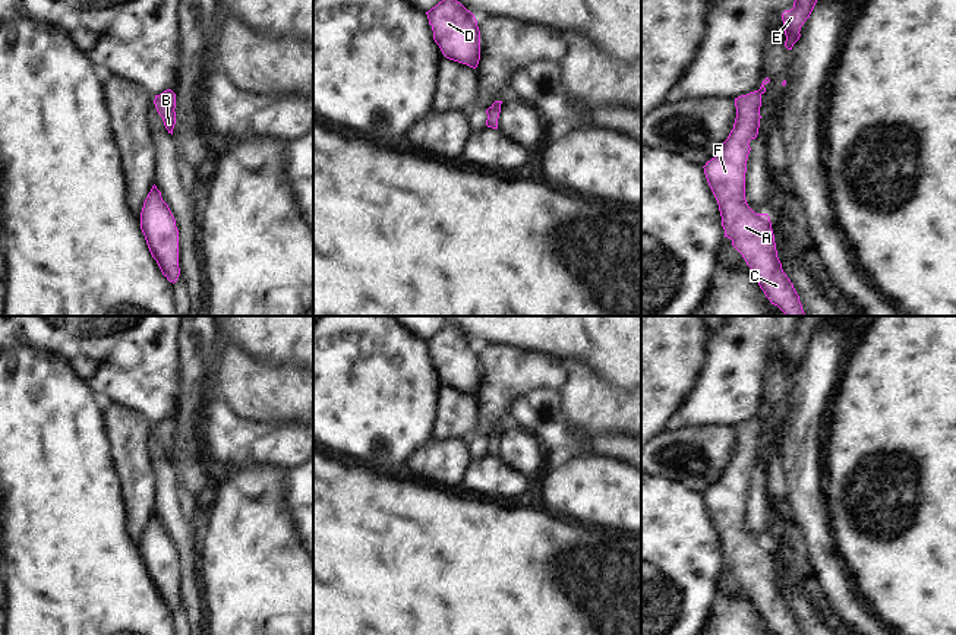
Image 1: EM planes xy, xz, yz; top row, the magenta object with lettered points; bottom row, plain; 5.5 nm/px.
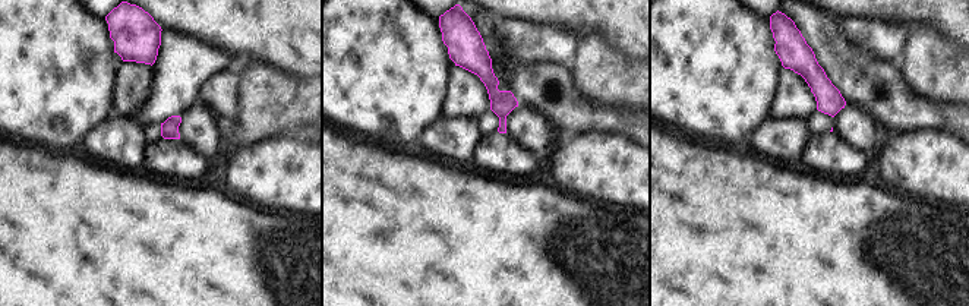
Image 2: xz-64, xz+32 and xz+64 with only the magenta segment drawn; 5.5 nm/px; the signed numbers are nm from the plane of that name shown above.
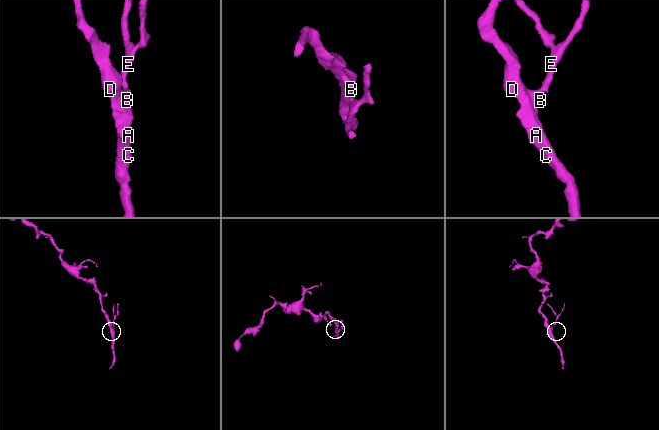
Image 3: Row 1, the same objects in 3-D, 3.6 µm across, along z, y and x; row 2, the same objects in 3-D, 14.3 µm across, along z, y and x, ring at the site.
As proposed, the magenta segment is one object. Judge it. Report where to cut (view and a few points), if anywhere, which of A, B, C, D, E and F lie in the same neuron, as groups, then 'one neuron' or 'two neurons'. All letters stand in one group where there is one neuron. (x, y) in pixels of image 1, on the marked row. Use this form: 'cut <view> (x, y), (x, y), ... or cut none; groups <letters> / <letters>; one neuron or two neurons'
cut none; groups A B C D E F; one neuron

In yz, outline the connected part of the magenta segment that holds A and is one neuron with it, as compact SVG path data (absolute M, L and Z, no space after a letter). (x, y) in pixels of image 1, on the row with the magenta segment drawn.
M766 78L758 91L735 98L733 129L703 168L719 205L725 237L742 255L766 297L786 316L807 316L777 258L770 217L755 214L745 199L748 143L758 135L761 95L769 82Z

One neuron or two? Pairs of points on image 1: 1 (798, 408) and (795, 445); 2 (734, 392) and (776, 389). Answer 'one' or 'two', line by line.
1: one
2: two

